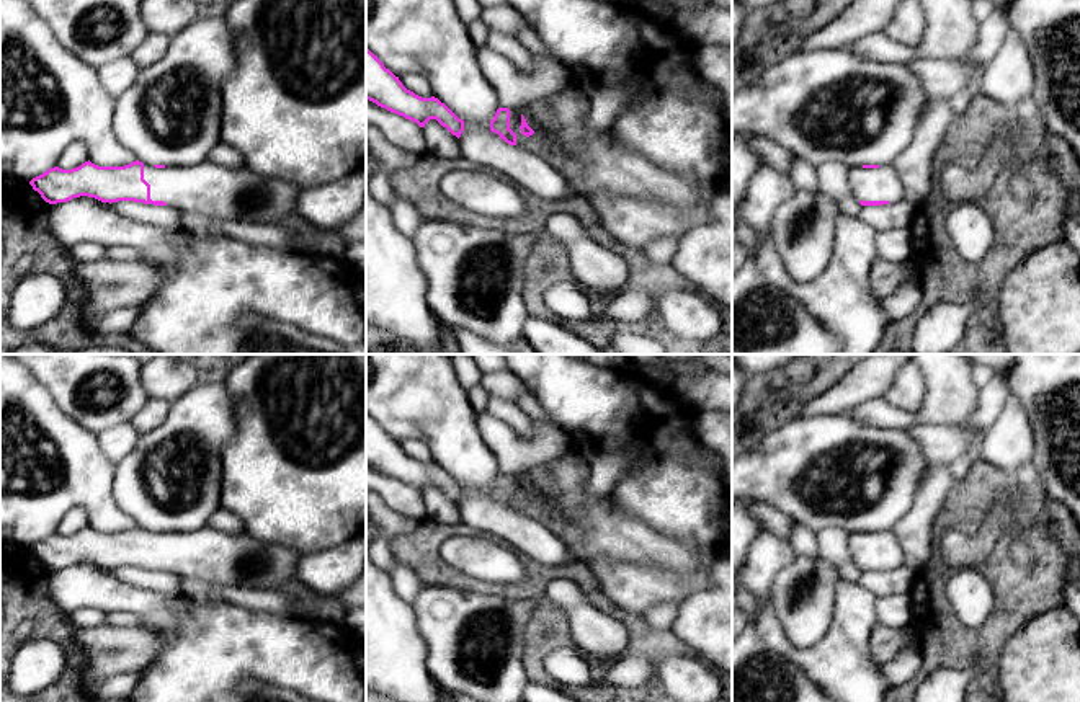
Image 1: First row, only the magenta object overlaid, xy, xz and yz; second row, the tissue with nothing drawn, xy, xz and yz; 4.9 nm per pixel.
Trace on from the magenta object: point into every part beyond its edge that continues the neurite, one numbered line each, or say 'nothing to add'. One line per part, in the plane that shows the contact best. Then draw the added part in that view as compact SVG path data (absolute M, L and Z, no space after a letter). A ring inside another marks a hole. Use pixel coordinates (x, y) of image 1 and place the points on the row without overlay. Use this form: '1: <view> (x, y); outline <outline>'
1: xy (214, 557); outline M209 526L190 532L155 534L144 531L144 545L150 550L150 565L163 566L180 578L194 578L209 586L247 584L261 589L279 589L297 578L299 553L294 549L268 544L248 532L225 534Z

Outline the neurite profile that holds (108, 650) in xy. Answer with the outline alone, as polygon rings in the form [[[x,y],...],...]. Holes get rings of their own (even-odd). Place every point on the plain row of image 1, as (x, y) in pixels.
[[[80,625],[75,643],[85,656],[82,692],[93,697],[95,689],[114,674],[136,673],[149,666],[165,638],[147,627]]]

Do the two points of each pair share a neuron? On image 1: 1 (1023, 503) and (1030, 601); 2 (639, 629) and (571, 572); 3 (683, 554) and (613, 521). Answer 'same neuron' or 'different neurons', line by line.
1: different neurons
2: same neuron
3: same neuron

